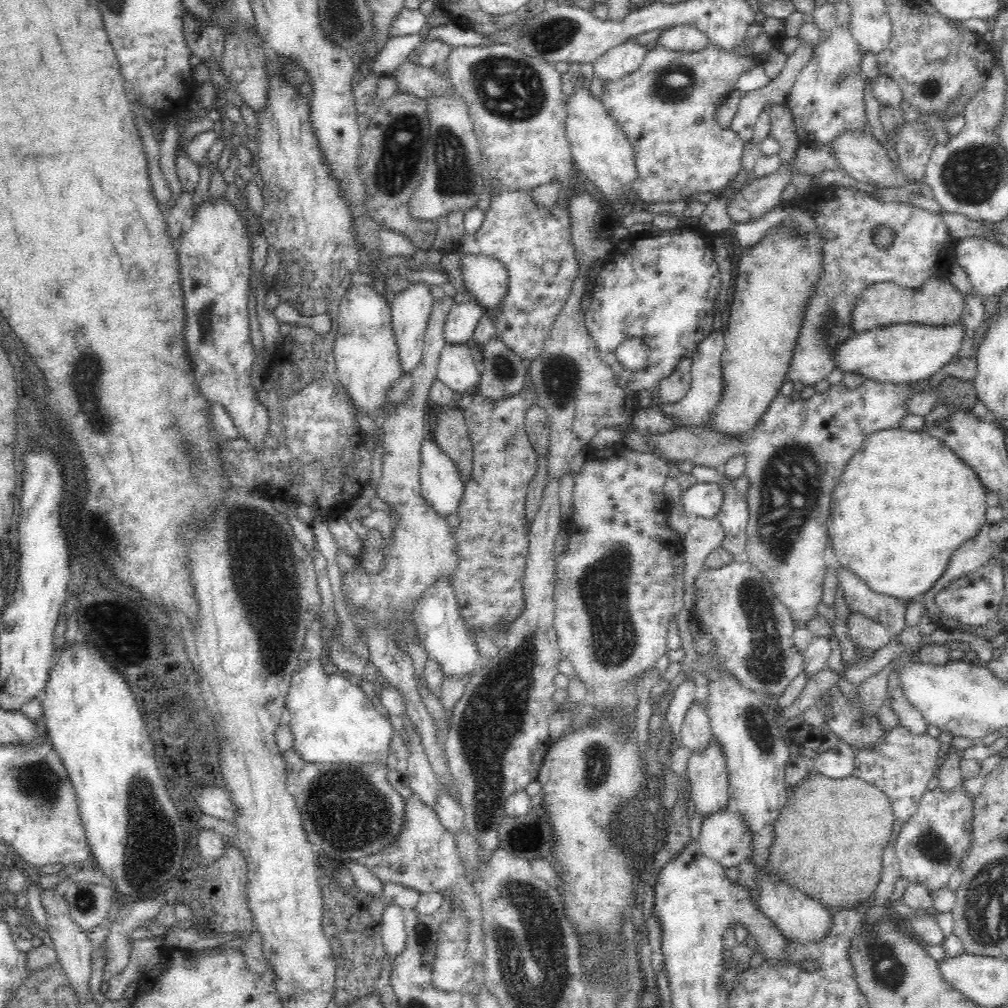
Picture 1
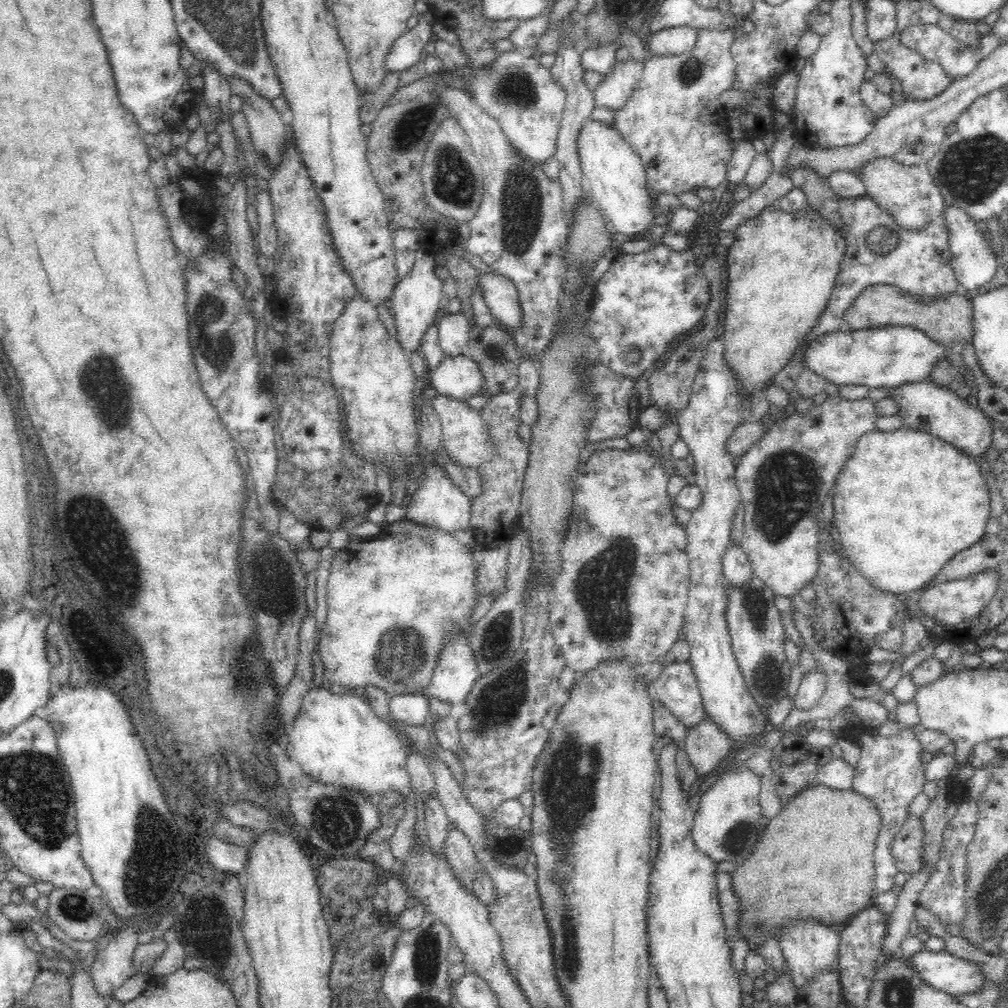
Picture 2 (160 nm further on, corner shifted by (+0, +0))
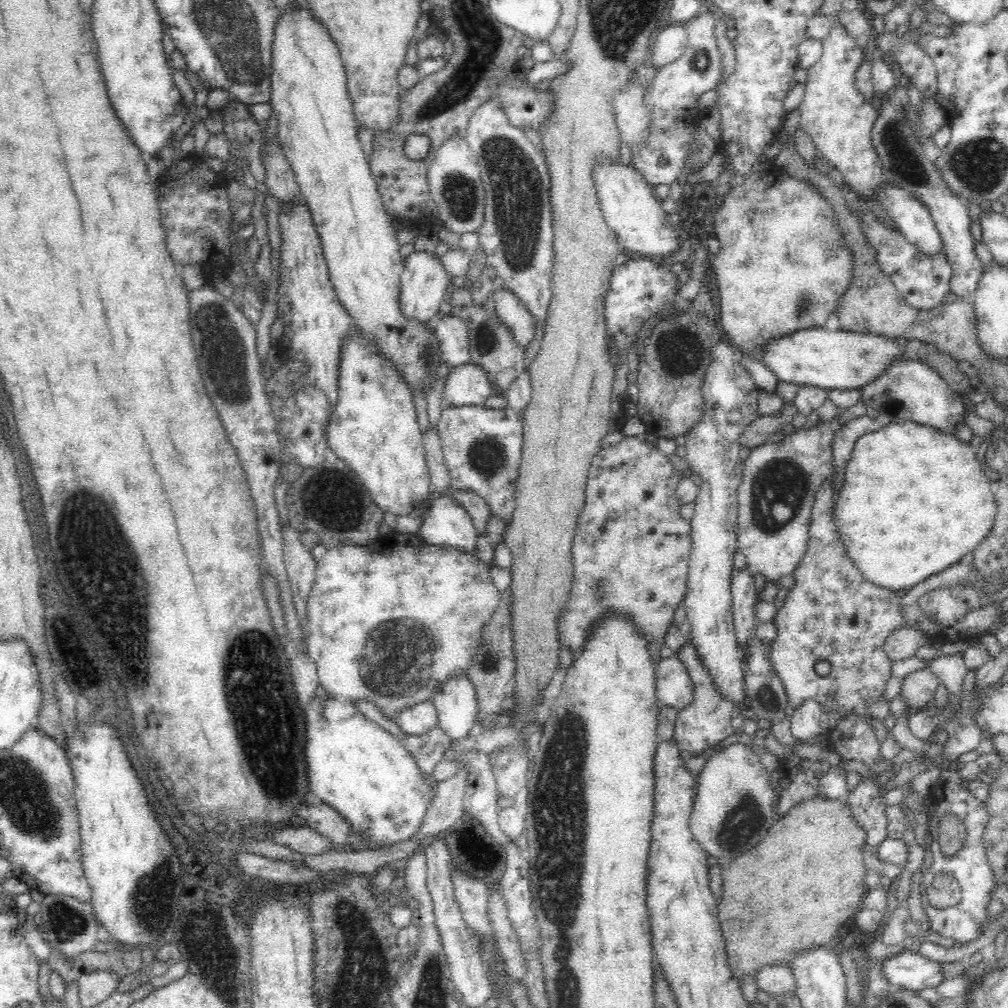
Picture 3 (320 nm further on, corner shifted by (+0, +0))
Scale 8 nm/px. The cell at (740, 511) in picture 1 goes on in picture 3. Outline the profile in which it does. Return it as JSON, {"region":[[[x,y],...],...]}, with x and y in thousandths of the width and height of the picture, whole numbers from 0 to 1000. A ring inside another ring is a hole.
{"region":[[[742,563],[725,563],[724,590],[727,598],[728,623],[731,627],[732,643],[736,646],[744,630],[748,630],[748,593],[750,591],[750,569]]]}

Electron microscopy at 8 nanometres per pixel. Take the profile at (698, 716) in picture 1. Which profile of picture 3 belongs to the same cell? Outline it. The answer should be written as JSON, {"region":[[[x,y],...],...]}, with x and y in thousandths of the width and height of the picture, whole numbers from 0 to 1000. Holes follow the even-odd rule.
{"region":[[[669,649],[655,654],[650,662],[650,691],[653,698],[670,702],[673,706],[681,703],[681,700],[685,700],[688,694],[688,676],[675,652]]]}

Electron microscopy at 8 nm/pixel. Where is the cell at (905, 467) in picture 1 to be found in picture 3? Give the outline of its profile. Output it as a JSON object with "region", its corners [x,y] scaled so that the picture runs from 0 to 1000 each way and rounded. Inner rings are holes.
{"region":[[[883,418],[873,427],[860,429],[851,434],[845,443],[845,452],[839,464],[838,478],[831,490],[829,500],[826,501],[827,521],[839,541],[841,552],[845,554],[853,567],[867,580],[891,587],[914,579],[922,571],[940,563],[956,552],[961,552],[981,532],[985,526],[989,509],[986,487],[987,479],[976,471],[970,456],[968,456],[968,449],[960,439],[953,438],[941,430],[936,430],[928,425],[915,423],[905,418],[895,420]]]}

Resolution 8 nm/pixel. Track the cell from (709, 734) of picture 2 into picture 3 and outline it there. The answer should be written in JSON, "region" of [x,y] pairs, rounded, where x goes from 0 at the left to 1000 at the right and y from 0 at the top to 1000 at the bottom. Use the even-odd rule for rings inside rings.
{"region":[[[684,633],[683,637],[679,643],[673,645],[672,651],[681,660],[683,668],[688,676],[688,694],[685,700],[681,700],[681,703],[673,706],[668,734],[675,744],[683,744],[683,746],[687,746],[687,750],[692,750],[698,744],[718,736],[720,732],[724,732],[729,727],[726,719],[724,719],[725,712],[728,709],[728,700],[712,690],[706,681],[705,673],[700,669]]]}

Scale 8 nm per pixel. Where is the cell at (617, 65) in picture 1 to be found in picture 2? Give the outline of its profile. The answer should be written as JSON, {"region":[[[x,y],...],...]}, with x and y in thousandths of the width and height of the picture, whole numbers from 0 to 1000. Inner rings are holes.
{"region":[[[623,56],[619,62],[611,61],[605,71],[597,73],[590,87],[591,105],[605,109],[617,107],[625,90],[635,79],[639,65],[639,60],[631,60],[627,56]]]}

